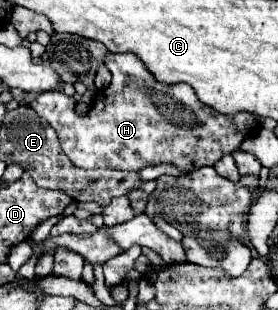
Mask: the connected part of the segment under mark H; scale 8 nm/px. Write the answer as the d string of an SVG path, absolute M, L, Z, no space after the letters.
M108 53L106 55L106 67L112 73L112 83L104 89L98 91L94 97L94 105L88 111L88 115L80 117L74 111L74 99L68 97L62 91L44 91L40 93L30 105L32 109L48 119L52 127L56 129L60 137L60 145L64 153L76 163L76 167L82 169L96 169L96 167L108 167L108 169L120 169L120 171L140 171L148 165L158 165L158 163L170 163L176 165L184 173L192 173L198 167L214 165L218 159L222 159L226 153L232 153L234 149L240 147L242 139L246 133L252 133L256 129L256 121L248 113L238 113L234 117L214 113L212 107L204 105L198 101L194 89L186 83L160 83L156 81L140 61L134 59L130 53Z

